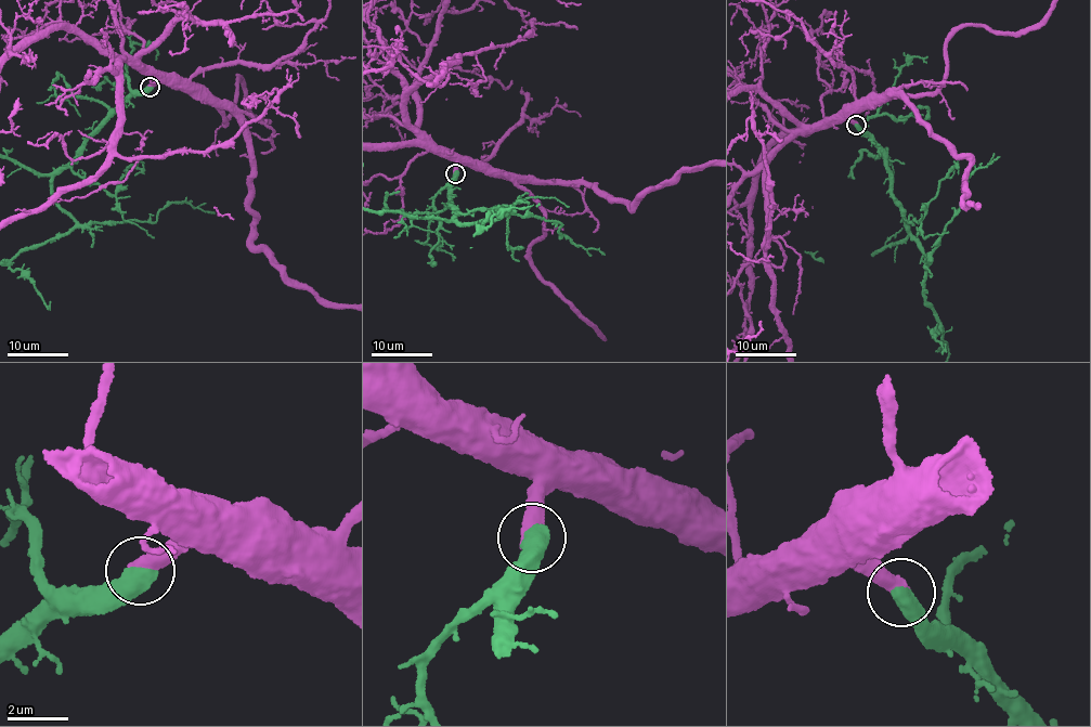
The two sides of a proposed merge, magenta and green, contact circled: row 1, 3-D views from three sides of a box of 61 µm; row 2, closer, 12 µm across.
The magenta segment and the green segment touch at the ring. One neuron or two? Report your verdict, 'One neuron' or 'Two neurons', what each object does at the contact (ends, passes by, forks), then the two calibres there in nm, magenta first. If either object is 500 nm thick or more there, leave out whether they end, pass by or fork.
One neuron. Thickness 500 nm (magenta) against 700 nm

